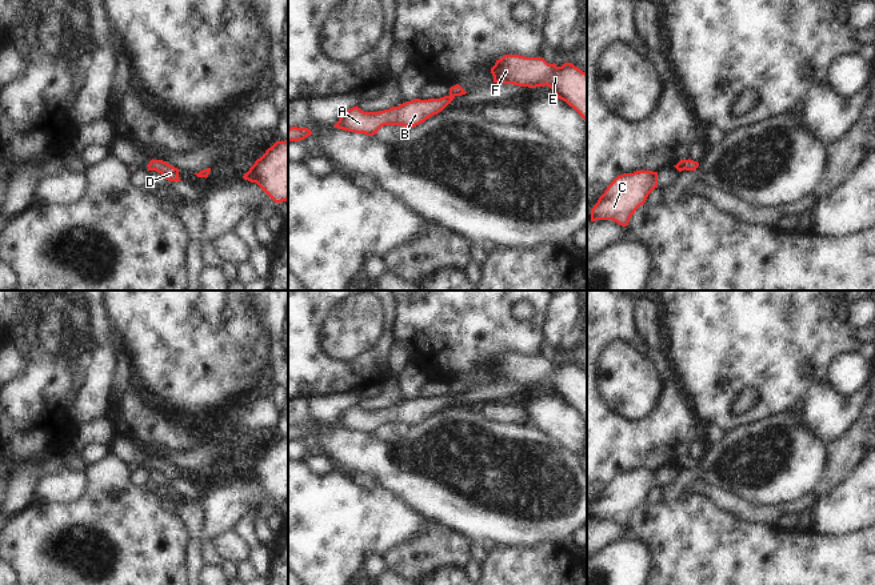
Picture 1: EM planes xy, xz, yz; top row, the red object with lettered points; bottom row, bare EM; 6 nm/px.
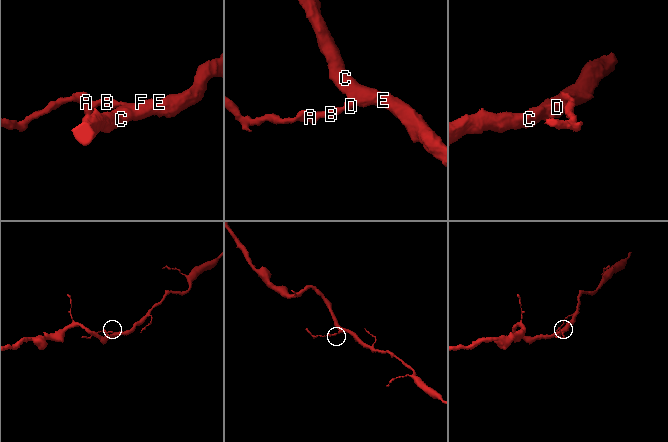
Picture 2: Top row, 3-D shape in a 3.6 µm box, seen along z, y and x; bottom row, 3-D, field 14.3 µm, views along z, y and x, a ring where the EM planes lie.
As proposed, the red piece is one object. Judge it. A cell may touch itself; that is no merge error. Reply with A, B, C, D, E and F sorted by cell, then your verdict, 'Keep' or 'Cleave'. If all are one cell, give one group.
Groups: A B C D E F. Keep.

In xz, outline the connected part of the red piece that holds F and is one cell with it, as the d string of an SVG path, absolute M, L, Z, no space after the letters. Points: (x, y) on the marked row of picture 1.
M504 55L491 68L494 83L519 87L550 87L587 121L587 73L571 63L558 67L544 59Z

